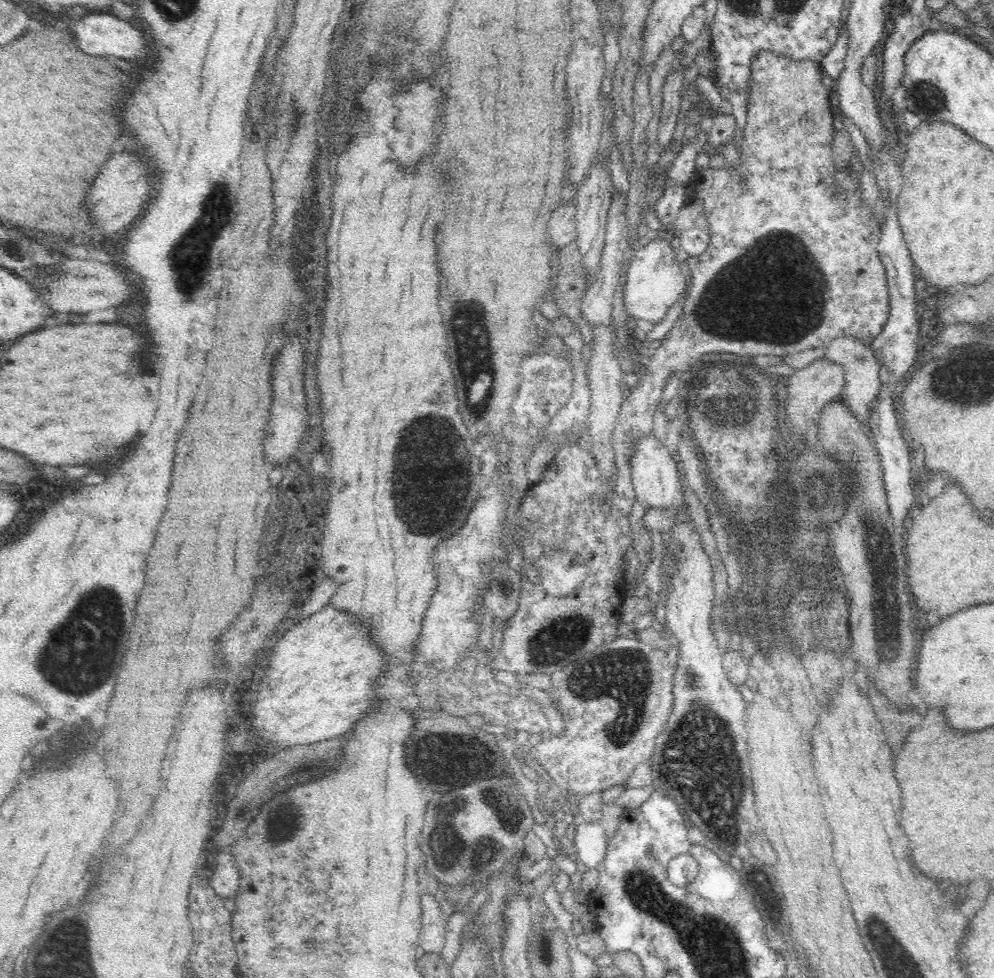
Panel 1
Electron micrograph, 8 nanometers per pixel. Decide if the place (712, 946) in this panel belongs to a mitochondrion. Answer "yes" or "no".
yes

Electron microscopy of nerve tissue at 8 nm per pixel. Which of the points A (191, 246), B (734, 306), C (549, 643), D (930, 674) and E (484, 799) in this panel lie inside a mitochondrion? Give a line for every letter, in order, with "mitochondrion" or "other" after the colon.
A: mitochondrion
B: mitochondrion
C: mitochondrion
D: other
E: mitochondrion

